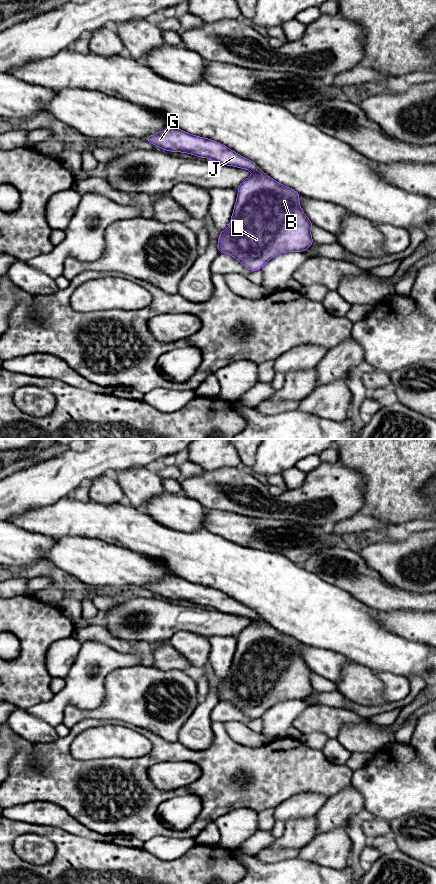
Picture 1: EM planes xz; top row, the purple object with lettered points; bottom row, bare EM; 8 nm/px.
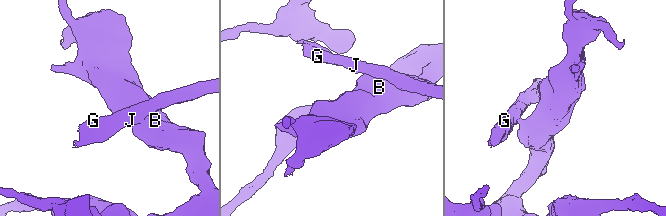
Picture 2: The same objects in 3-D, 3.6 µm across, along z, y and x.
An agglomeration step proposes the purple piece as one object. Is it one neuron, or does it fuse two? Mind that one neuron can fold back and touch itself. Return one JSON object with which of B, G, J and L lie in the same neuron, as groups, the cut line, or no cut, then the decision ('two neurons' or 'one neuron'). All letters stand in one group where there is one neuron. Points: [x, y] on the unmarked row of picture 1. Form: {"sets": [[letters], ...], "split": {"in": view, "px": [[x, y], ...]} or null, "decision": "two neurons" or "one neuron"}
{"sets": [["B", "L"], ["G", "J"]], "split": {"in": "xz", "px": [[260, 618], [256, 620]]}, "decision": "two neurons"}

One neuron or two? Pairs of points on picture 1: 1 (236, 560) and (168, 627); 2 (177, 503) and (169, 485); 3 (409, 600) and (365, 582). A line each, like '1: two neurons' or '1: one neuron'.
1: two neurons
2: two neurons
3: one neuron

